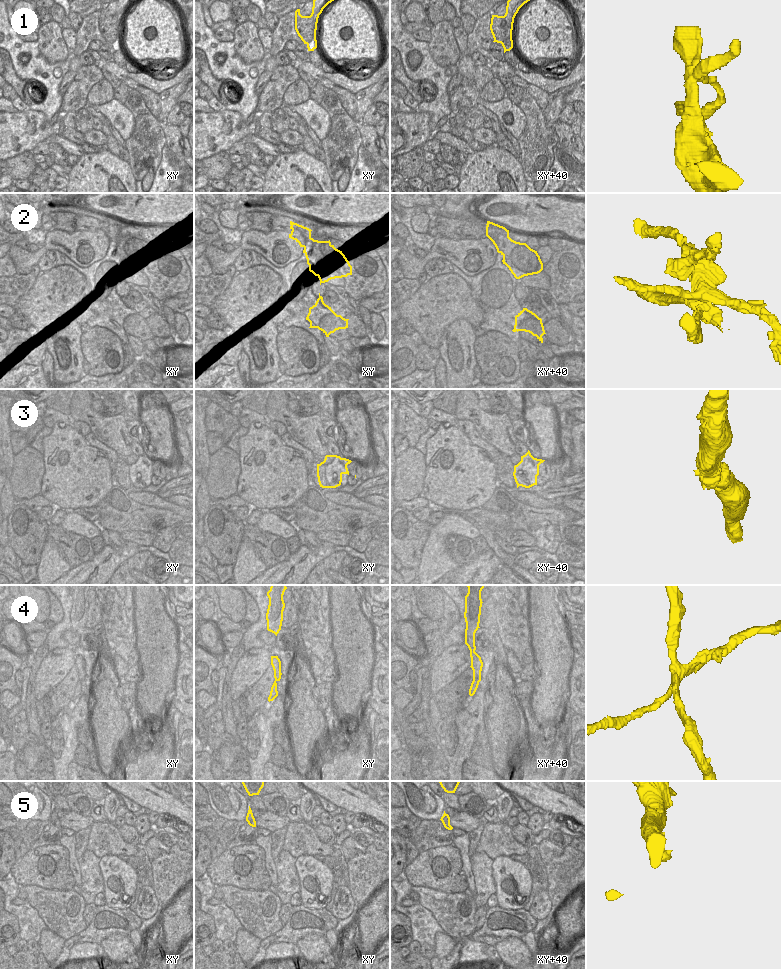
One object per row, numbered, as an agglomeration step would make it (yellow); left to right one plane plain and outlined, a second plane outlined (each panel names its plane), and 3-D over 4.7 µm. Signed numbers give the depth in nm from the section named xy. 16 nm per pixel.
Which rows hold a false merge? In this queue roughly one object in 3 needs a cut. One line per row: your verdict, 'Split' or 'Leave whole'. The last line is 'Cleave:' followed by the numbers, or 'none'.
1: Split
2: Split
3: Leave whole
4: Split
5: Leave whole
Cleave: 1, 2, 4.

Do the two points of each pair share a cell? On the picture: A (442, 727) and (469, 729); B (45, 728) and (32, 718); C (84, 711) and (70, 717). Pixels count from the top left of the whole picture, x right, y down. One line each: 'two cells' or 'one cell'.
A: two cells
B: two cells
C: one cell

